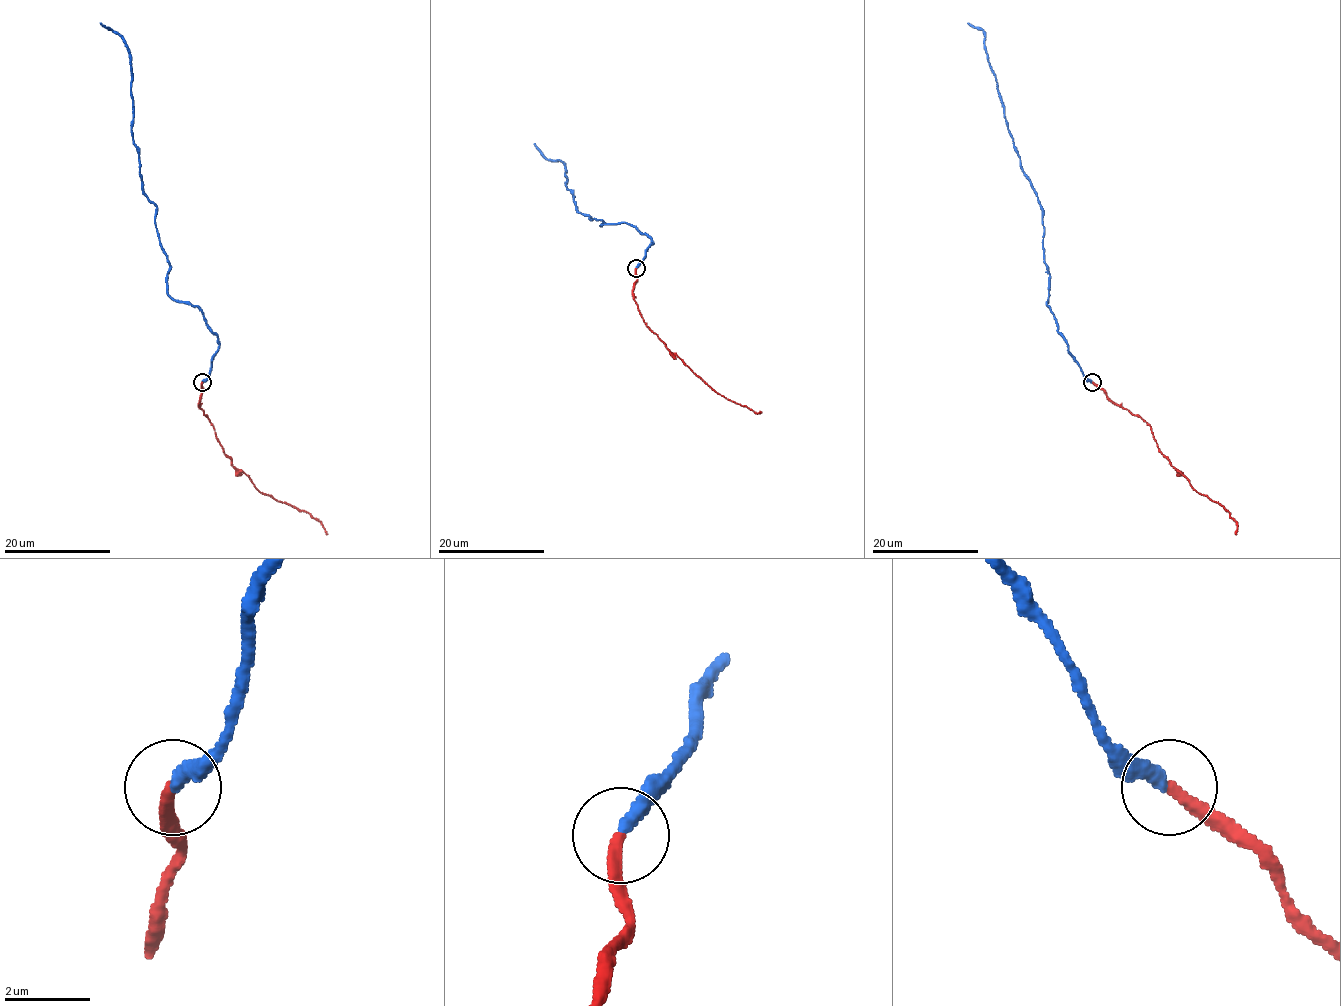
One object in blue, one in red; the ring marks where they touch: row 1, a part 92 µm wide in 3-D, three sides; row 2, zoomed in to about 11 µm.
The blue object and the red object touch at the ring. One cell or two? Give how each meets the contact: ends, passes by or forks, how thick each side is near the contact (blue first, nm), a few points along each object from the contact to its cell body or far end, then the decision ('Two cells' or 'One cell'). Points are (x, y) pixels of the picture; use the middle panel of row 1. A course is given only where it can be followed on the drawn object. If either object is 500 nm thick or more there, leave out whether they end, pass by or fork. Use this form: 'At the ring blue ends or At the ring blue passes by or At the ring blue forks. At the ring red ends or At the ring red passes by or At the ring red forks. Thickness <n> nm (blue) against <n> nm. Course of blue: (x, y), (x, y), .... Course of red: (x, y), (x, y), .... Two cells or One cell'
At the ring blue ends. At the ring red ends. Thickness 360 nm (blue) against 300 nm. Course of blue: (636, 268), (651, 240), (630, 224), (601, 225), (577, 209), (564, 164), (534, 143). Course of red: (636, 268), (633, 297), (648, 326), (719, 394), (757, 413), (761, 411). One cell

